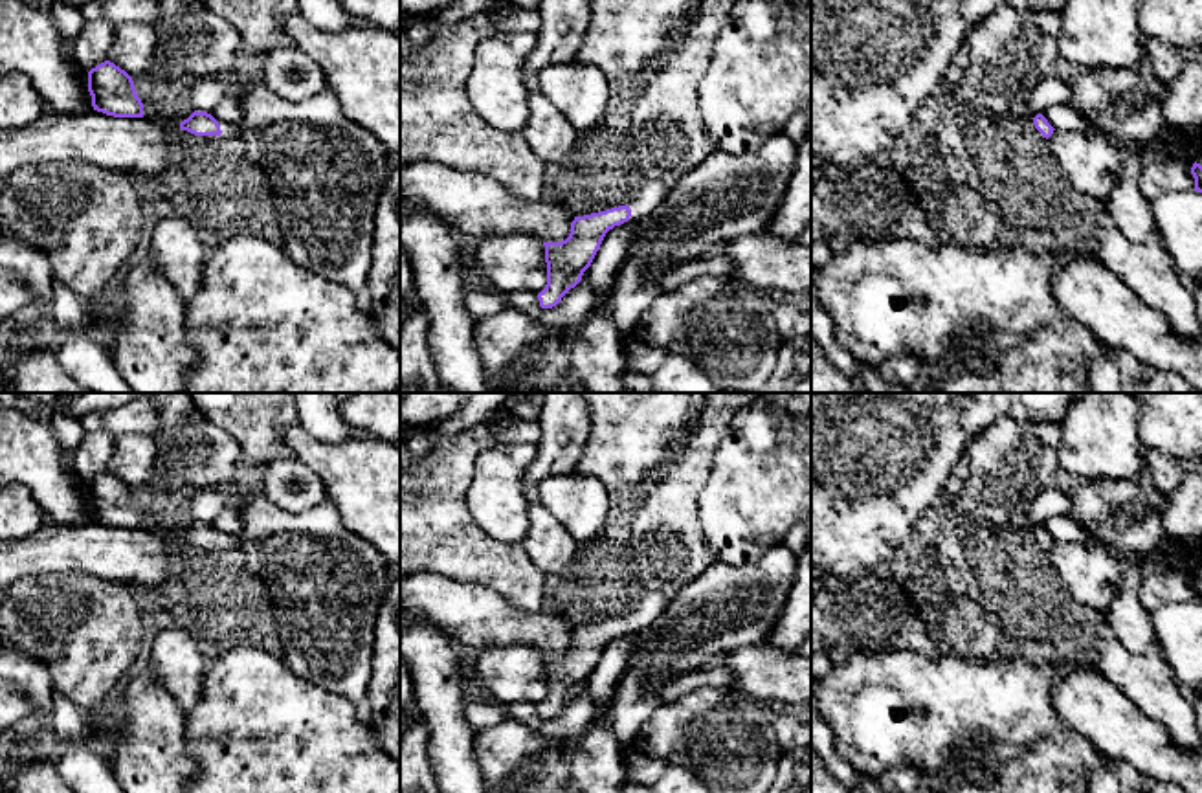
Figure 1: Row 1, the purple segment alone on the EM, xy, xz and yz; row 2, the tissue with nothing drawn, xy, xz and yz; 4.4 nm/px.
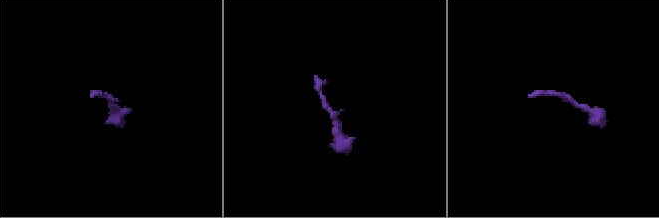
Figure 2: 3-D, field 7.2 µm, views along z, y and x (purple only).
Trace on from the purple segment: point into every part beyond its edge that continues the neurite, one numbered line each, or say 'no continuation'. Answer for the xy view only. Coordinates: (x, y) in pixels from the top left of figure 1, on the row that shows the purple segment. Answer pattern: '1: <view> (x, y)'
1: xy (230, 131)

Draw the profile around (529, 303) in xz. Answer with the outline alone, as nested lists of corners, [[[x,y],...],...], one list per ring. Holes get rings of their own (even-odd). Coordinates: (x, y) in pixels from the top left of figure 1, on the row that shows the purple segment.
[[[525,292],[521,296],[506,294],[505,305],[519,308],[530,319],[536,319],[536,321],[541,319],[541,307],[538,299],[538,292]]]

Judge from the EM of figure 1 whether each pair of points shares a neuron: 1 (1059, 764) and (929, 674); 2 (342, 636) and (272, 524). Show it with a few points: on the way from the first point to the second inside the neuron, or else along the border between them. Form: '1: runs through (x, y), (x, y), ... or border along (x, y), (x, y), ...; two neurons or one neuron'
1: runs through (1026, 764), (962, 707); one neuron
2: runs through (325, 608), (325, 582), (294, 551); one neuron

